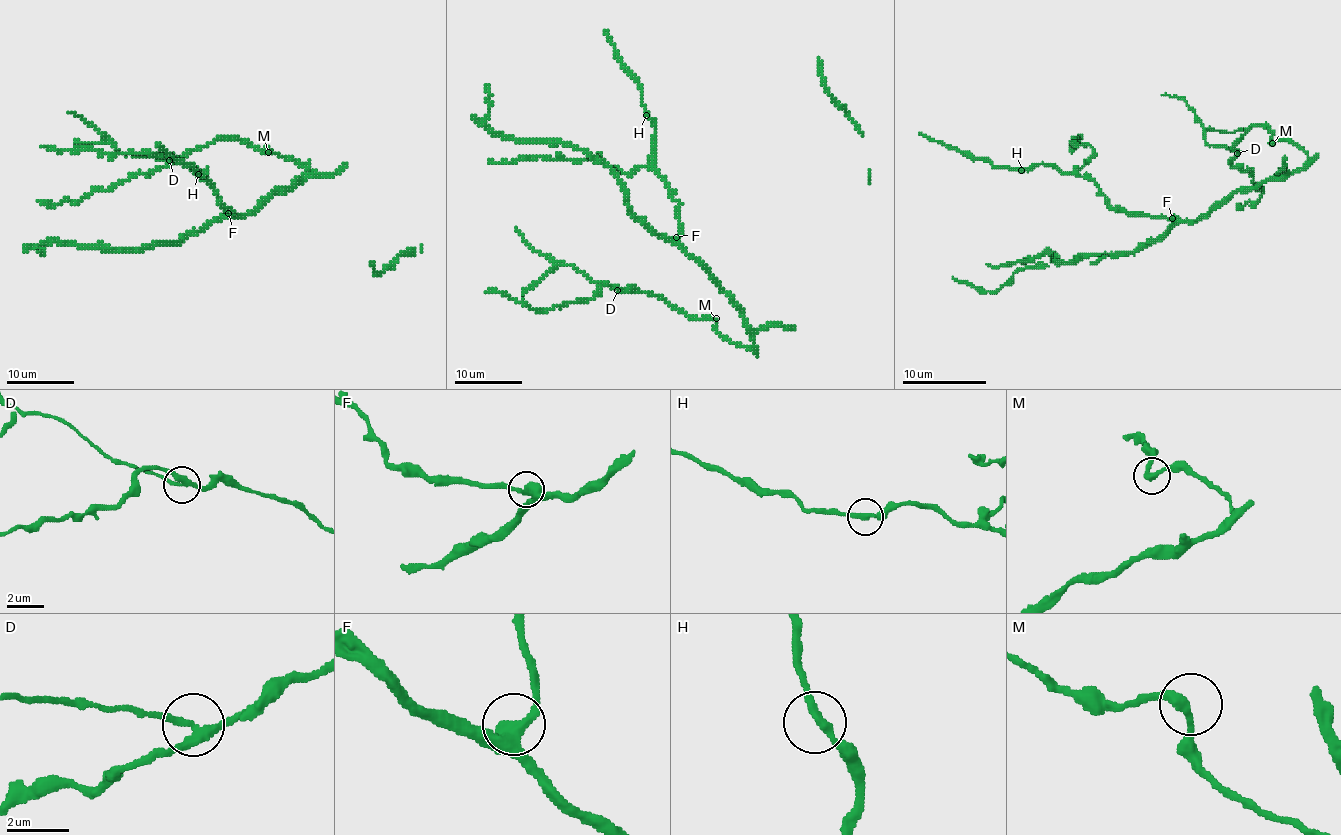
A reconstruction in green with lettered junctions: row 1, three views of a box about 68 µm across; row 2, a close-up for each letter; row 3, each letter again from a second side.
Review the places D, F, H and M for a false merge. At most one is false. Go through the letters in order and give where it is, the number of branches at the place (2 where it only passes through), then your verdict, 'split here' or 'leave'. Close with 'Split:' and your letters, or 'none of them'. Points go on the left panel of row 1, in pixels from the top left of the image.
D: place (169, 160); branches 3; split here
F: place (228, 213); branches 3; leave
H: place (198, 174); branches 2; leave
M: place (268, 152); branches 2; leave
Split: D

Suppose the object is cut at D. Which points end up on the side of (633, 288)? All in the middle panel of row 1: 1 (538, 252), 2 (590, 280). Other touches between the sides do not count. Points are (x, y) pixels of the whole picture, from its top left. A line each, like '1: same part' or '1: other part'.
1: other part
2: other part

